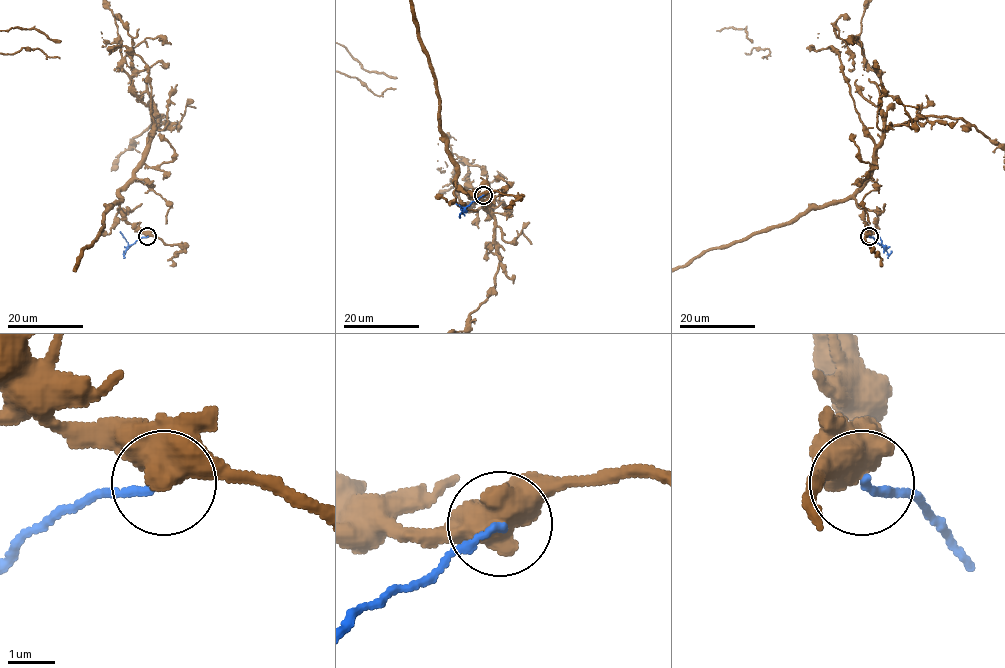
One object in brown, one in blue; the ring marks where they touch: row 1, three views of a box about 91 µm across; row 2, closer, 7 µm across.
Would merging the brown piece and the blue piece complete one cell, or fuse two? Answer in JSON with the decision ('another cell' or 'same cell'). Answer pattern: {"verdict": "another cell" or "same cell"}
{"verdict": "another cell"}

